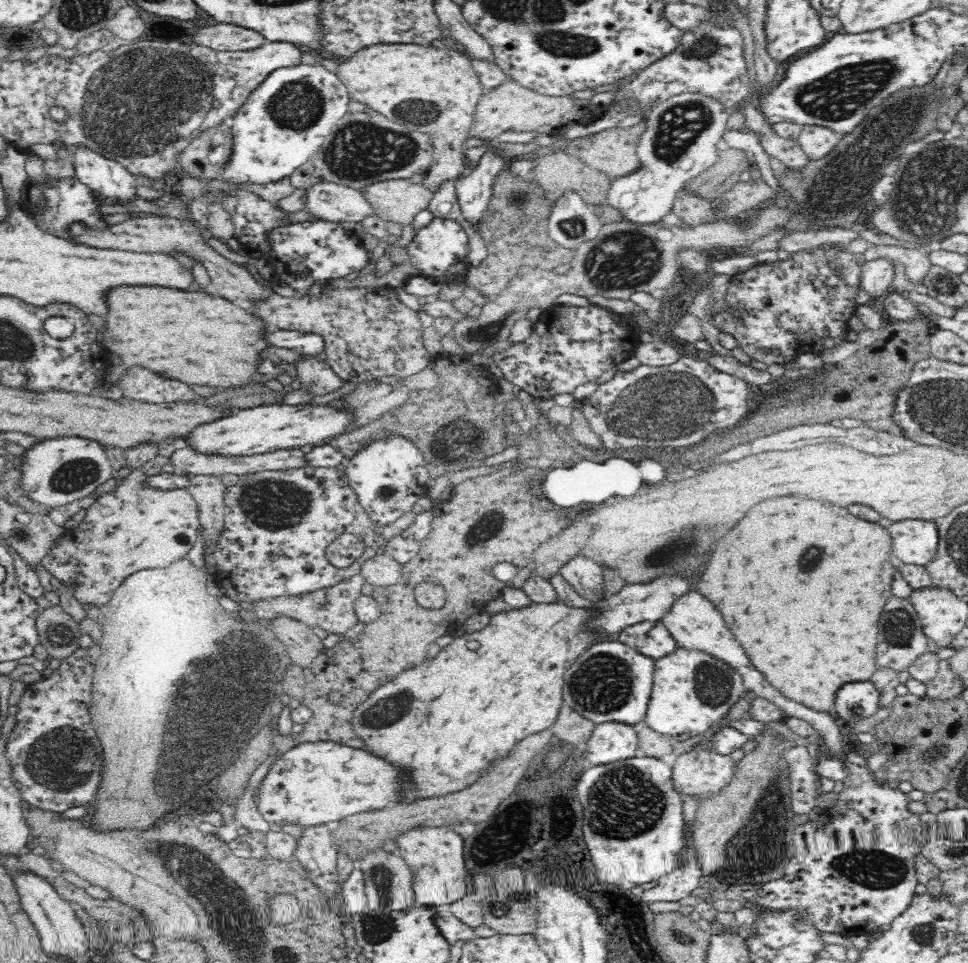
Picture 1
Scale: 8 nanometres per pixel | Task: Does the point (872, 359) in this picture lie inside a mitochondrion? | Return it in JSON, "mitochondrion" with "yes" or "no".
{"mitochondrion":"no"}

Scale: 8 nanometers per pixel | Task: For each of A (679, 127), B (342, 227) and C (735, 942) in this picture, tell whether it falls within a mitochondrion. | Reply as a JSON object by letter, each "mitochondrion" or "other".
{"A":"mitochondrion","B":"other","C":"other"}

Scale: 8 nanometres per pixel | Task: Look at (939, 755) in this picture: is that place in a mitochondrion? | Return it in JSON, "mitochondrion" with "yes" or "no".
{"mitochondrion":"yes"}

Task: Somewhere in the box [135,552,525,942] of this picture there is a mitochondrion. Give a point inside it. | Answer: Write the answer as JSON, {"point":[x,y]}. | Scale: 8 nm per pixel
{"point":[220,680]}

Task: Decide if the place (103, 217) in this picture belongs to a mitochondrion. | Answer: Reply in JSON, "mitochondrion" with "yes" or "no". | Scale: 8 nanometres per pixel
{"mitochondrion":"no"}

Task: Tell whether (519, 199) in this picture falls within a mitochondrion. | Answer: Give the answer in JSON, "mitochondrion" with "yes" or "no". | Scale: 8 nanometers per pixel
{"mitochondrion":"yes"}

